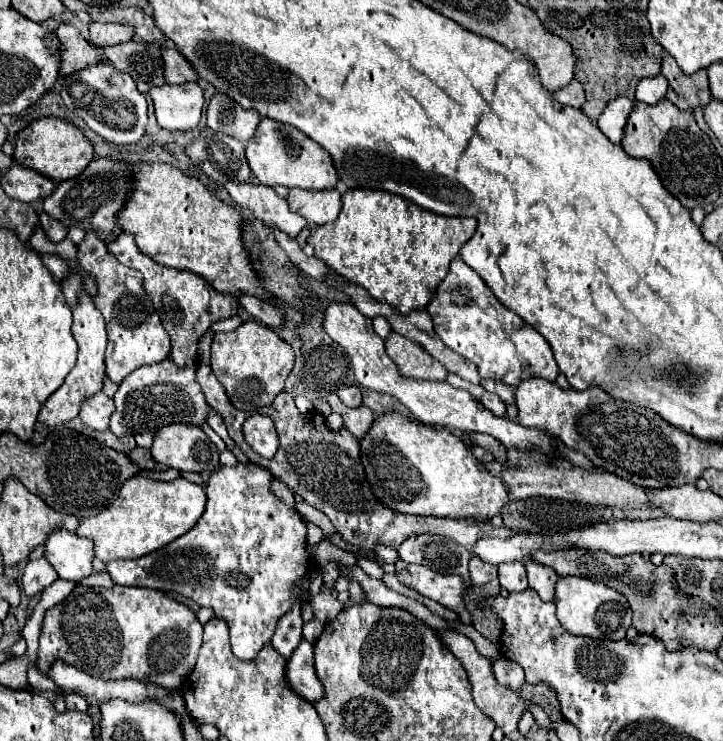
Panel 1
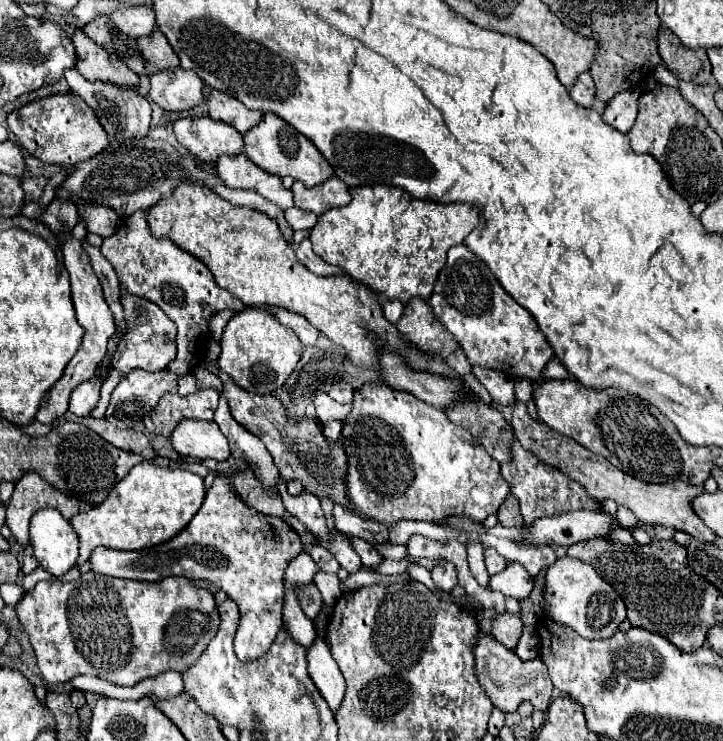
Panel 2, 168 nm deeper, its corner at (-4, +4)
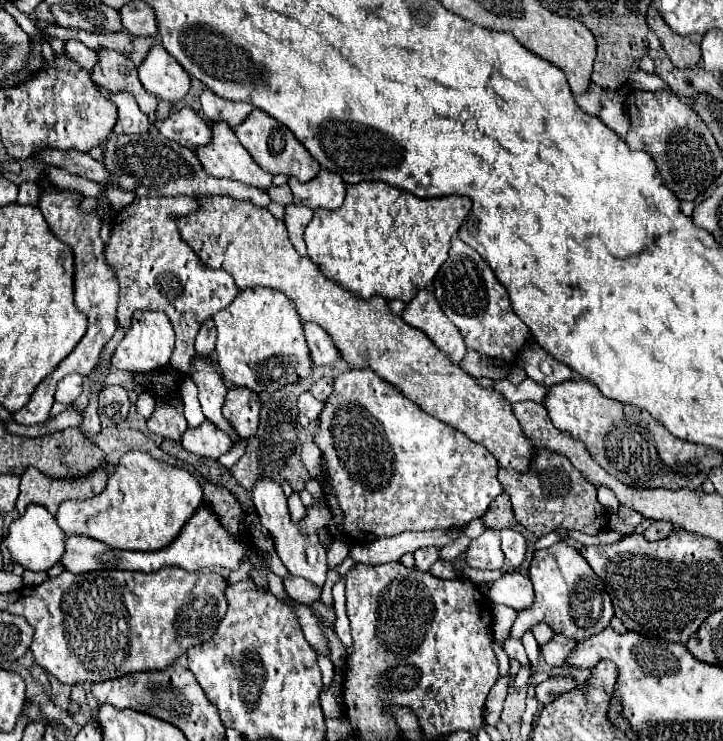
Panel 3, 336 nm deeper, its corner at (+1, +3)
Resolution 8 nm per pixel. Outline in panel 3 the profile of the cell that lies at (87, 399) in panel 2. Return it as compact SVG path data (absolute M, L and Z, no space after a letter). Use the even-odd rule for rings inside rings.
M72 373L72 375L64 377L64 379L60 381L60 385L56 387L54 399L56 399L58 403L64 403L64 405L74 403L74 401L78 399L78 395L82 393L82 381L84 381L84 377L78 375L78 373Z

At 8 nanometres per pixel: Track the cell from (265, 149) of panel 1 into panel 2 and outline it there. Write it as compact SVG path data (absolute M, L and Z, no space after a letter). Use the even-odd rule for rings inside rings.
M263 114L261 122L253 126L253 130L247 130L243 134L243 142L245 142L243 152L249 156L249 160L253 160L261 170L275 174L279 178L291 176L303 182L305 186L315 186L315 184L321 184L325 178L333 176L333 168L319 154L313 142L307 140L301 132L297 132L291 124L287 124L275 114Z

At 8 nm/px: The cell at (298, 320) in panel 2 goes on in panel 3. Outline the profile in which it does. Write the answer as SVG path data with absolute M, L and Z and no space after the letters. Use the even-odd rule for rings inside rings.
M304 323L304 337L310 349L310 357L316 365L334 365L340 359L330 335L316 323Z

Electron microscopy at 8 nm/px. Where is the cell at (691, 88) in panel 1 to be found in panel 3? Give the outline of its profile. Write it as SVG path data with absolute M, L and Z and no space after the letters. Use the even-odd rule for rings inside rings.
M650 7L648 9L648 27L658 35L664 51L668 53L672 65L676 69L694 69L698 67L702 53L700 53L700 35L676 35L672 33L672 29L668 29L668 25L664 23L664 19L660 17L660 13Z

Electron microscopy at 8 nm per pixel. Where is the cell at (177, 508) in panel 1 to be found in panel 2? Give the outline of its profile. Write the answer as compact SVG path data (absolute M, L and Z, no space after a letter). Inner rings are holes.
M139 462L109 496L91 508L89 512L79 512L73 516L71 526L79 536L79 564L89 560L89 552L97 546L107 546L115 550L143 550L157 546L161 542L177 536L201 508L205 498L203 478L187 472L157 466L153 462Z

